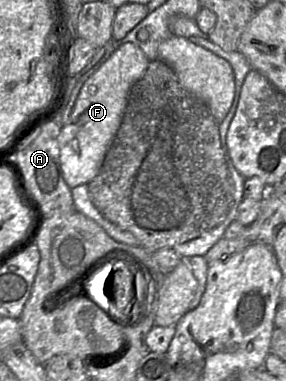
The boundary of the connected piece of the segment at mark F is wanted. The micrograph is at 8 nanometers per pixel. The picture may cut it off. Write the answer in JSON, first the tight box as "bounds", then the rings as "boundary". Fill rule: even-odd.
{"bounds":[58,43,149,189],"boundary":[[[133,43],[110,48],[97,63],[97,70],[84,82],[67,123],[58,136],[60,165],[70,189],[88,184],[99,172],[121,125],[132,86],[144,75],[149,59]]]}

